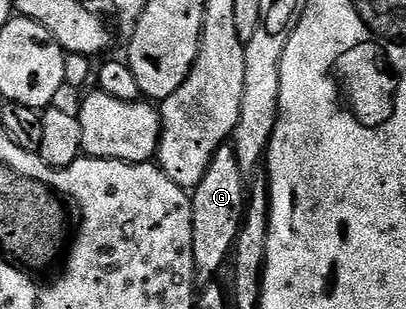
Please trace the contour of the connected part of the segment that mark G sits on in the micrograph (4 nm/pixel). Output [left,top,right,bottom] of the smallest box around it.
[190,145,248,288]

